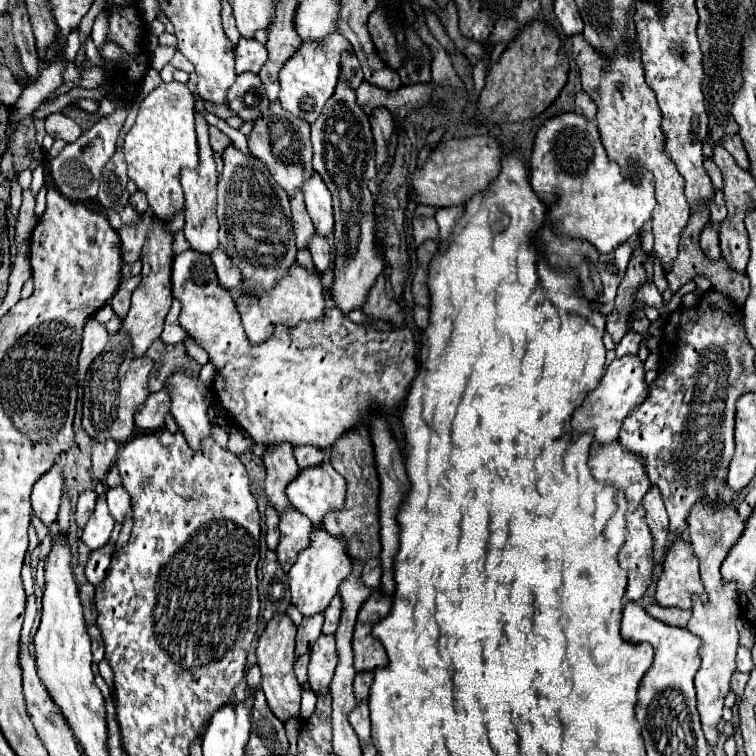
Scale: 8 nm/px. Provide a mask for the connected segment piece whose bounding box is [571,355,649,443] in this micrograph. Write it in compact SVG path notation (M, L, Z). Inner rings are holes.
M625 355L621 359L613 359L609 363L605 375L601 377L597 389L587 393L583 405L575 411L573 421L571 421L573 423L574 437L577 438L582 433L593 431L597 443L617 441L623 419L627 417L627 413L631 413L631 409L635 405L639 405L639 401L643 401L643 397L647 397L647 393L649 393L649 387L645 383L643 361L637 355ZM574 429L583 429L583 431L575 433Z

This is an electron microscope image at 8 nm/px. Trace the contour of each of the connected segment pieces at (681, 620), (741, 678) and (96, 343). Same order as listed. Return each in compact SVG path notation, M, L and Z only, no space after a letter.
M655 603L655 605L647 605L645 611L647 611L651 617L655 617L655 619L667 623L667 625L675 625L675 627L687 627L687 621L689 621L689 617L691 617L691 611L689 611L689 609L661 607L661 605L657 605L657 603Z
M735 671L733 677L731 677L731 691L733 691L735 695L743 695L743 689L745 689L747 681L749 681L749 673Z
M89 319L83 329L83 349L79 355L79 373L81 375L89 369L91 361L103 351L107 341L109 341L109 333L107 333L105 325L95 319Z

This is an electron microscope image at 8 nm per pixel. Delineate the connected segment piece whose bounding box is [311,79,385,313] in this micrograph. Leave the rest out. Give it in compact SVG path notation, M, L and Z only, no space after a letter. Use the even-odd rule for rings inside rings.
M339 79L333 97L325 103L321 115L311 123L313 169L323 177L333 195L335 211L335 261L331 297L343 313L361 309L367 301L375 279L383 273L383 255L375 241L375 199L369 191L369 181L377 175L375 147L369 127L369 117L359 109L355 91L347 81Z

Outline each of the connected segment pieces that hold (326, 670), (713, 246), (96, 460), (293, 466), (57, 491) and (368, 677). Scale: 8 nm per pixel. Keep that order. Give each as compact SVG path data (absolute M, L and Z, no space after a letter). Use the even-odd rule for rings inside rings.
M321 635L309 651L309 683L315 693L325 693L329 689L331 677L337 665L337 651L335 651L335 637Z
M707 223L701 231L701 239L699 239L699 245L703 249L703 253L709 257L709 259L719 259L721 257L721 249L719 249L719 233L717 229Z
M93 441L93 473L97 479L103 479L109 471L109 467L115 463L117 457L117 443L115 441Z
M277 443L267 447L263 455L263 463L267 467L265 493L271 505L275 505L279 513L283 513L283 507L291 507L291 503L285 497L287 481L293 481L301 471L293 457L293 447L289 443Z
M55 465L33 485L31 509L33 509L33 515L39 517L47 527L57 519L63 489L65 489L63 471Z
M363 671L363 673L357 673L357 675L355 675L355 681L353 681L353 693L355 693L355 699L357 699L357 701L367 699L371 681L373 681L373 673L369 673L369 671Z

